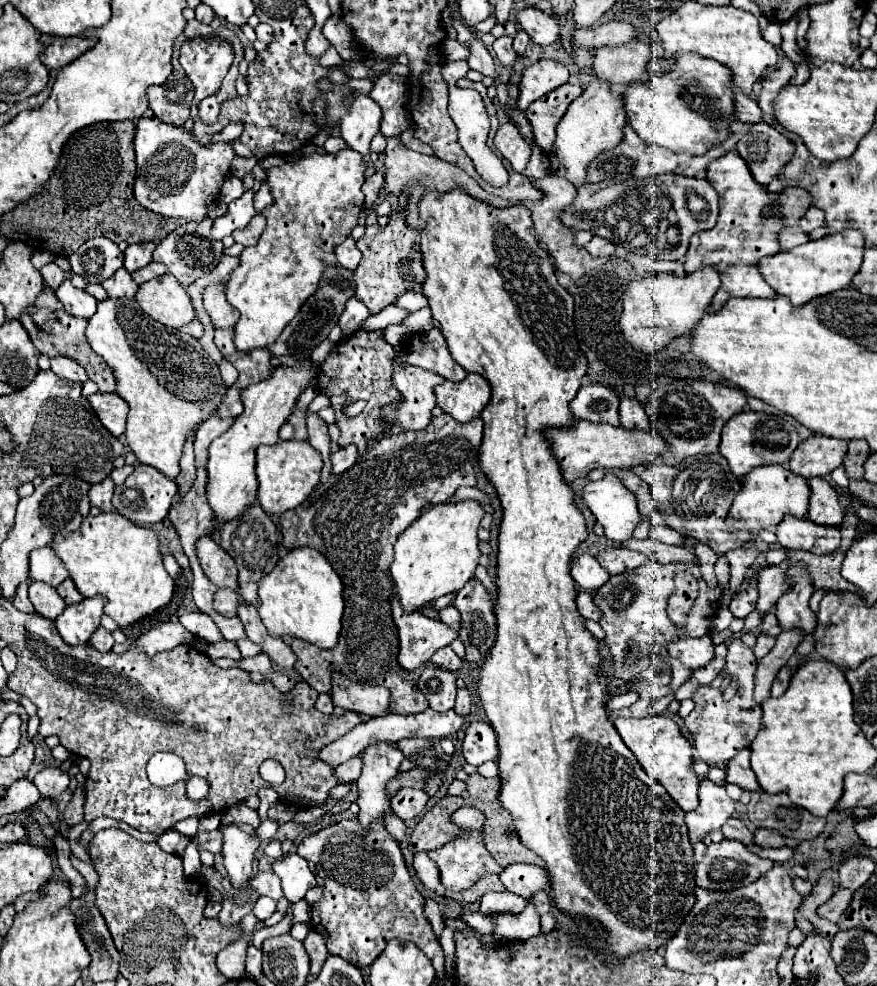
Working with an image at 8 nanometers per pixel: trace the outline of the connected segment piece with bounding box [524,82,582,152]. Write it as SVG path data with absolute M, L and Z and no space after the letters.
M564 84L556 88L554 92L542 96L542 100L536 100L530 104L530 108L524 112L524 116L530 120L534 140L542 150L550 150L556 140L556 126L558 120L566 114L570 102L582 94L580 84Z

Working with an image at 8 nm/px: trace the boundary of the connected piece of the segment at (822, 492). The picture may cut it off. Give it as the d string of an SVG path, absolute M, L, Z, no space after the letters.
M810 478L808 486L812 490L808 518L816 524L840 526L844 520L844 506L840 504L840 496L834 486L824 478Z

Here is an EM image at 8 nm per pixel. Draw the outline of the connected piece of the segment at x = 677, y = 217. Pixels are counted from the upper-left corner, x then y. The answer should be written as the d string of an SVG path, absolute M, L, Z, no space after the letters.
M684 176L684 178L678 178L678 180L664 180L664 186L668 188L668 196L672 200L672 216L670 220L660 220L658 222L658 246L662 250L664 246L664 252L666 250L672 250L672 246L676 248L678 252L678 246L682 244L682 256L678 258L684 258L686 250L688 250L688 240L694 232L702 232L702 230L708 230L716 224L716 218L718 218L718 194L716 190L706 182L706 180L698 180L698 178L692 178L692 176Z

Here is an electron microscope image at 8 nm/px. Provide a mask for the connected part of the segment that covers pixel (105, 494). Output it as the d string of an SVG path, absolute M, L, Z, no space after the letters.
M110 478L102 480L100 484L94 484L90 488L90 504L98 506L102 512L112 512L112 492L114 482Z

